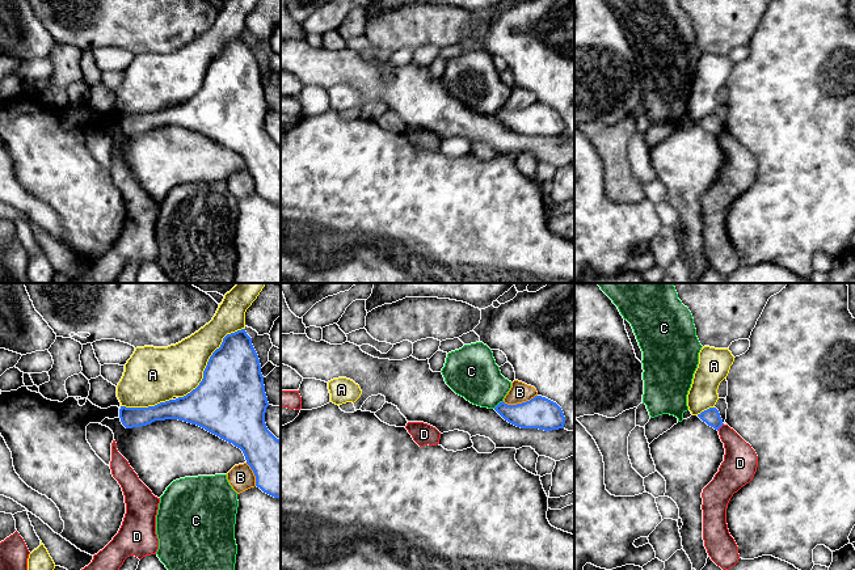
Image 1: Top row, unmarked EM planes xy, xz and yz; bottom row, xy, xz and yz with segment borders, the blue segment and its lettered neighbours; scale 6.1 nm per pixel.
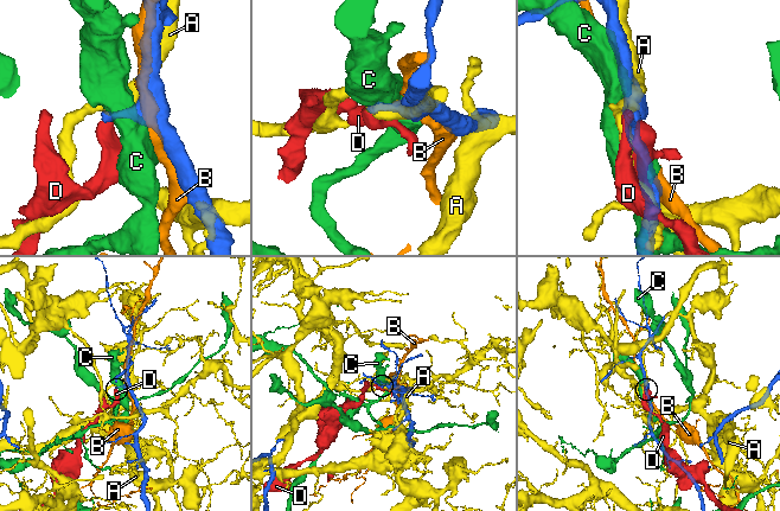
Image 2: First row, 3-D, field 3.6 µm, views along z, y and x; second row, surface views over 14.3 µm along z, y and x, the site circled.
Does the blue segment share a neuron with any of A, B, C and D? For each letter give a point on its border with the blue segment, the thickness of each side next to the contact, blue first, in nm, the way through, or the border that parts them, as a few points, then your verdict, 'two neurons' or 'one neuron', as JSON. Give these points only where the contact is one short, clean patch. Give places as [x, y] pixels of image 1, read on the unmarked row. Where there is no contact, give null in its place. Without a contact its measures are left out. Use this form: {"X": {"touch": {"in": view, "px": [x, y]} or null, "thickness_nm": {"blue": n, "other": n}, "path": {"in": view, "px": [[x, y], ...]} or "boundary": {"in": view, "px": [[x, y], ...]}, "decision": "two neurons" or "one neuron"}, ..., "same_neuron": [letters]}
{"A": {"touch": {"in": "xy", "px": [209, 67]}, "thickness_nm": {"blue": 400, "other": 320}, "decision": "two neurons"}, "B": {"touch": {"in": "xz", "px": [519, 110]}, "thickness_nm": {"blue": 190, "other": 130}, "decision": "two neurons"}, "C": {"touch": {"in": "xz", "px": [498, 110]}, "thickness_nm": {"blue": 190, "other": 300}, "boundary": {"in": "xz", "px": [[502, 106], [493, 114]]}, "decision": "two neurons"}, "D": {"touch": {"in": "yz", "px": [720, 132]}, "thickness_nm": {"blue": 100, "other": 200}, "boundary": {"in": "yz", "px": [[723, 130], [717, 136]]}, "decision": "two neurons"}, "same_neuron": []}

